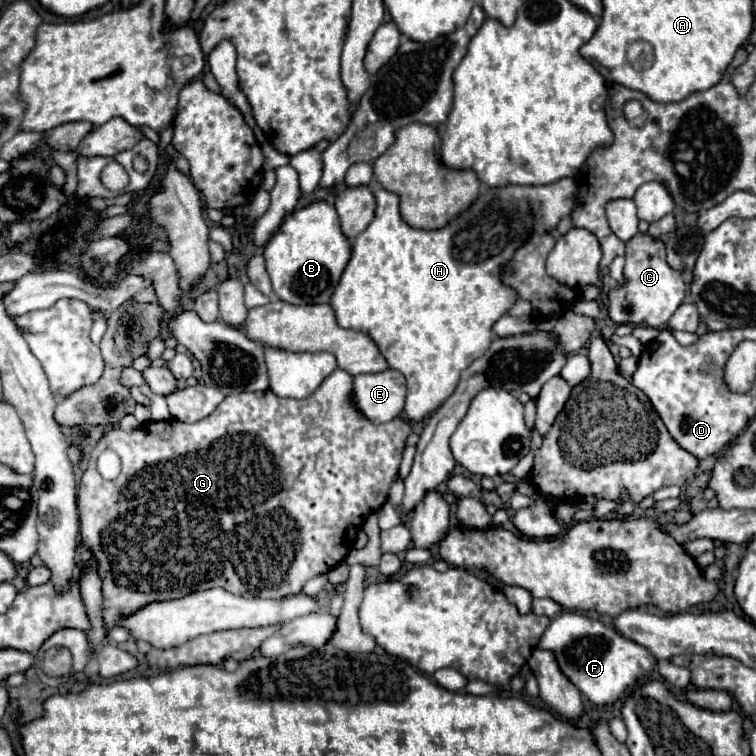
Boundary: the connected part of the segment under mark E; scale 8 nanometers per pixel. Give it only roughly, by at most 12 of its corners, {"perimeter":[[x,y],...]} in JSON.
{"perimeter":[[396,369],[356,375],[352,403],[372,423],[402,415]]}

